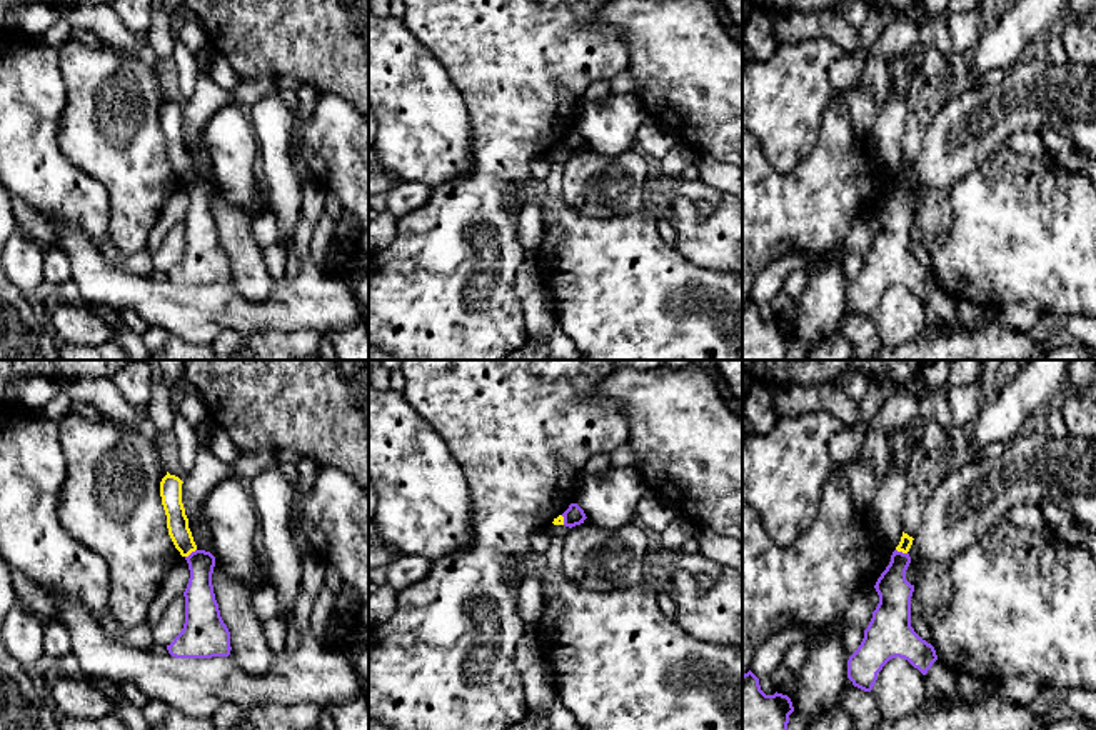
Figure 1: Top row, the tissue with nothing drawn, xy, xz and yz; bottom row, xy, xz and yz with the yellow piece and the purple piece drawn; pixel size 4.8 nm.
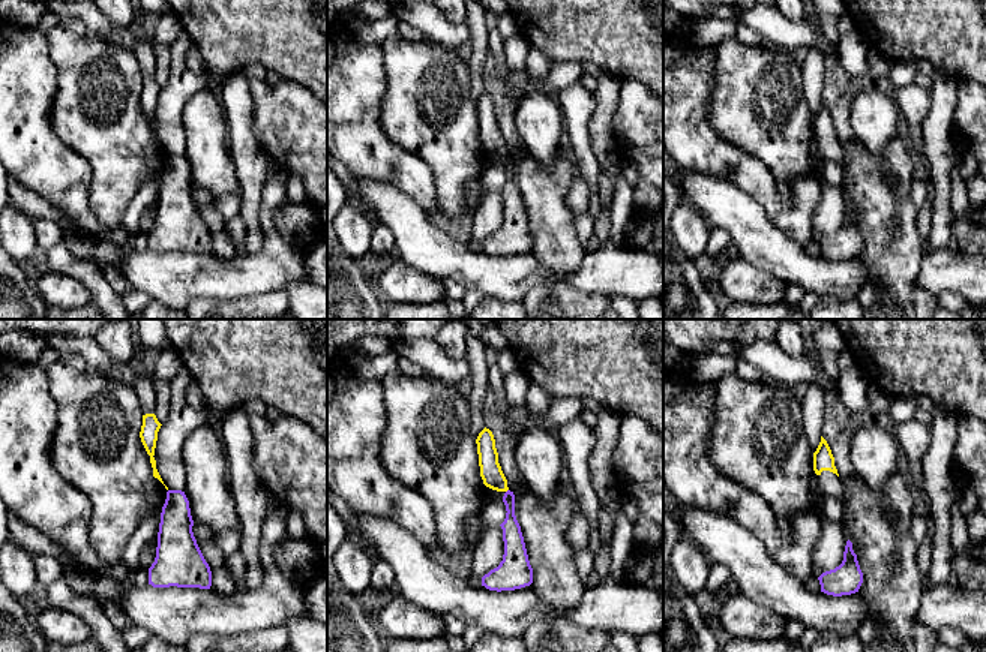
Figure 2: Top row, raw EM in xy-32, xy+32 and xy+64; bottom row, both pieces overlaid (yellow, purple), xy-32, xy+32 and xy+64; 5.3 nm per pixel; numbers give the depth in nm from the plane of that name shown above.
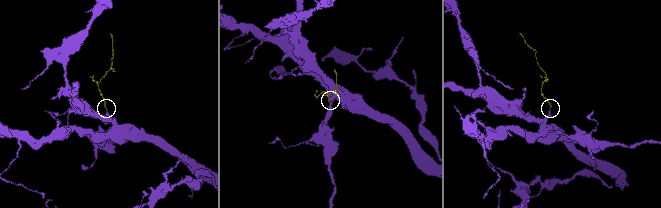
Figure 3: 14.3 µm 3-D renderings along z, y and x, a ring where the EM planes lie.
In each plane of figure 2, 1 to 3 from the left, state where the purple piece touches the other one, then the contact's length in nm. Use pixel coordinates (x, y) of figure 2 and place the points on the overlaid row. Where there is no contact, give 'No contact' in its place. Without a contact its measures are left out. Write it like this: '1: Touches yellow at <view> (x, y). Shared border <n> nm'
1: No contact
2: No contact
3: No contact

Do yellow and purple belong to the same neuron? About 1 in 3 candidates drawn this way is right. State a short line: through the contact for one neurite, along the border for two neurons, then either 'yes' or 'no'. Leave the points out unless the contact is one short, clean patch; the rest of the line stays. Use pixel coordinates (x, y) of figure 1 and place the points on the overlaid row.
line xy (196, 549), (186, 557); no

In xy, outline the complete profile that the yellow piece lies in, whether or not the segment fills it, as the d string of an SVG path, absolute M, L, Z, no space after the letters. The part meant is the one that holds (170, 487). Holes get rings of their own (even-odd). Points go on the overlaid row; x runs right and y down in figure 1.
M167 475L160 482L162 505L167 515L168 535L182 557L189 557L197 550L189 518L182 503L182 480L175 475Z

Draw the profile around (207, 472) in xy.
M199 445L194 468L182 483L185 515L197 515L195 522L189 520L195 545L205 545L210 540L210 532L204 517L204 503L212 488L230 477L240 477L250 482L267 467L277 463L277 452L274 450L242 455L237 463L225 463L219 460L209 447Z

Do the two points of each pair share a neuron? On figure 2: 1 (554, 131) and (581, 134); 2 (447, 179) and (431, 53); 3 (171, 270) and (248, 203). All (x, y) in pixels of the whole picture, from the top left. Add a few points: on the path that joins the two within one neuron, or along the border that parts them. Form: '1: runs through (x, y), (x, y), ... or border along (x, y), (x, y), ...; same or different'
1: border along (556, 98), (566, 140); different
2: runs through (447, 147), (443, 129), (431, 114), (431, 84); same
3: border along (267, 176), (260, 209), (263, 245); different

